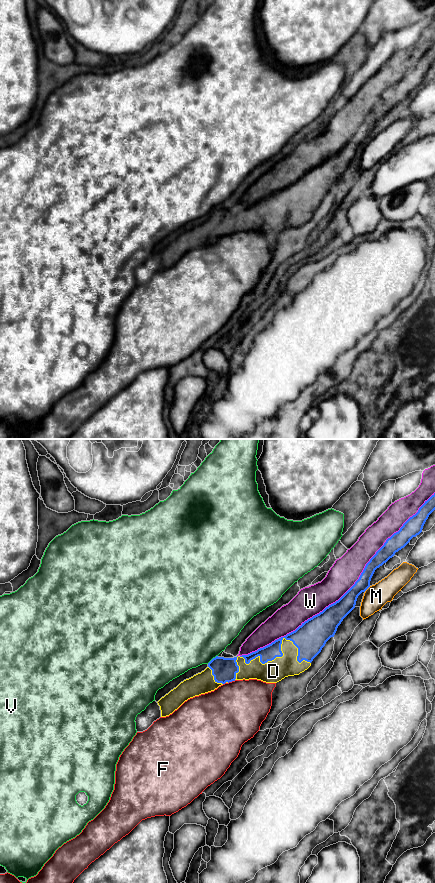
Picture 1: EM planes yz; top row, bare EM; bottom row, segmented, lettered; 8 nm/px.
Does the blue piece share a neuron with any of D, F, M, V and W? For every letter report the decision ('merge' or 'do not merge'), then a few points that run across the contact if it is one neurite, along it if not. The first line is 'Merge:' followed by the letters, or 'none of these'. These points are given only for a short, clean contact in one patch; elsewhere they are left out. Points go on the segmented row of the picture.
Merge: D
D: merge
F: do not merge
M: do not merge; line yz (370, 586), (364, 591)
V: do not merge; line yz (217, 655), (207, 663)
W: do not merge

